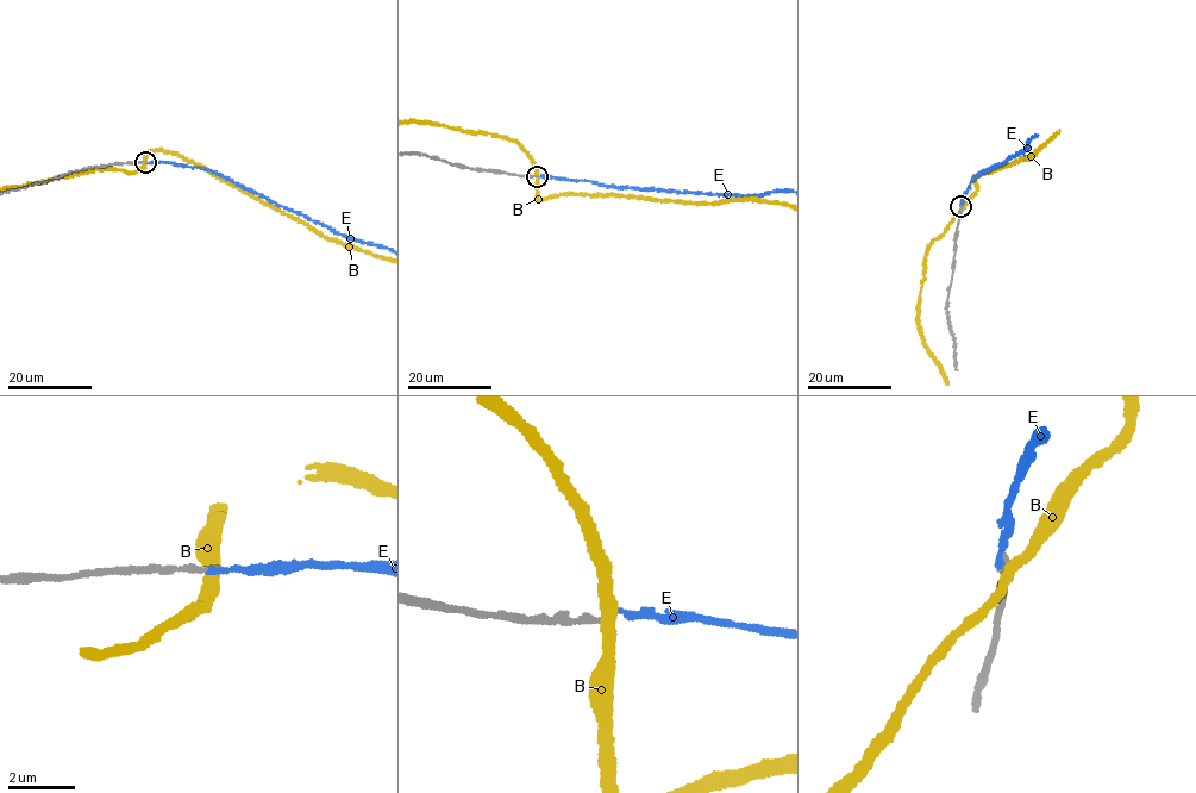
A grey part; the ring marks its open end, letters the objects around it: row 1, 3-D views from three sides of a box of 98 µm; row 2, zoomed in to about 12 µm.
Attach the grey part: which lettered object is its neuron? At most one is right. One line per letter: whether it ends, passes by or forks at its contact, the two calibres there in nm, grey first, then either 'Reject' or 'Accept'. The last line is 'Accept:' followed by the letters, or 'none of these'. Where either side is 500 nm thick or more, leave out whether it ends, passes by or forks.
B: It passes by. Thickness 180 nm (grey) against 320 nm. Reject
E: It ends there. Thickness 180 nm (grey) against 190 nm. Accept
Accept: E

